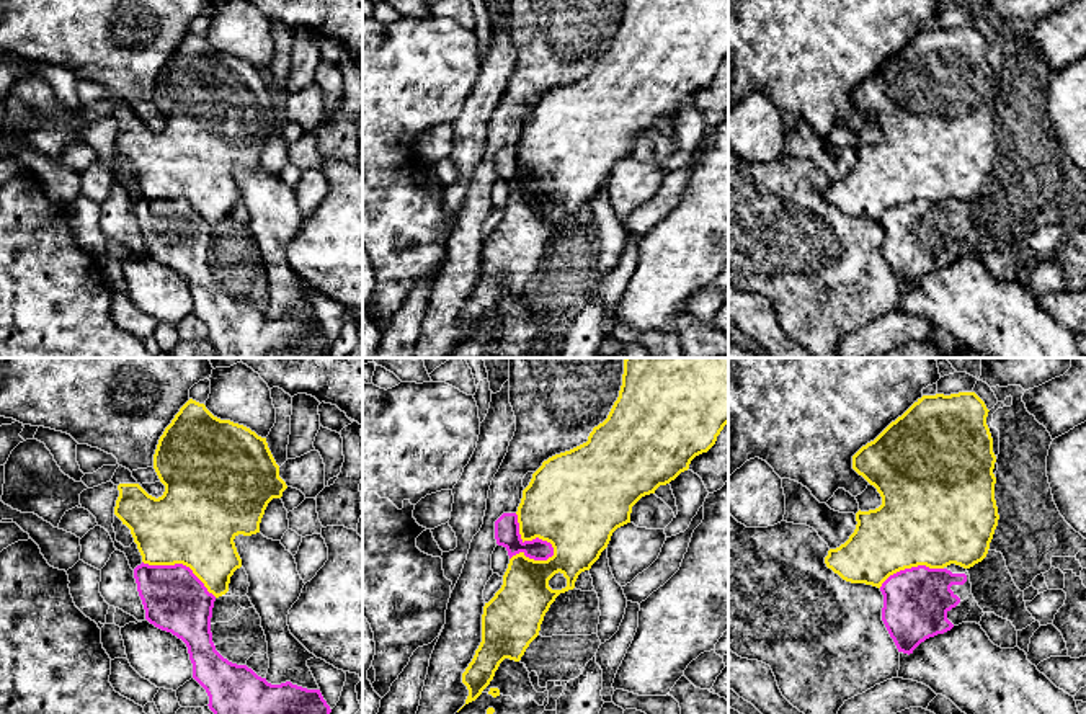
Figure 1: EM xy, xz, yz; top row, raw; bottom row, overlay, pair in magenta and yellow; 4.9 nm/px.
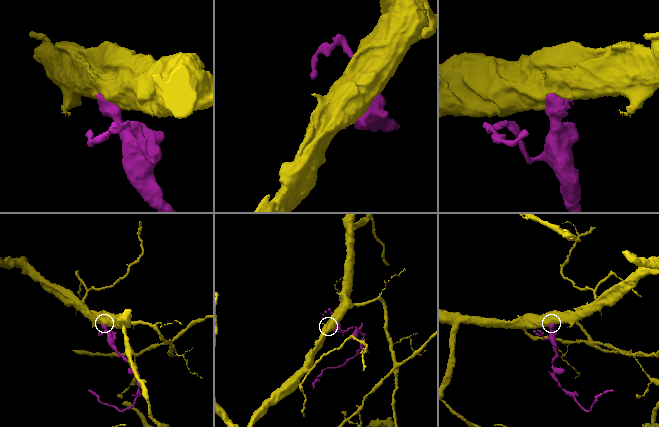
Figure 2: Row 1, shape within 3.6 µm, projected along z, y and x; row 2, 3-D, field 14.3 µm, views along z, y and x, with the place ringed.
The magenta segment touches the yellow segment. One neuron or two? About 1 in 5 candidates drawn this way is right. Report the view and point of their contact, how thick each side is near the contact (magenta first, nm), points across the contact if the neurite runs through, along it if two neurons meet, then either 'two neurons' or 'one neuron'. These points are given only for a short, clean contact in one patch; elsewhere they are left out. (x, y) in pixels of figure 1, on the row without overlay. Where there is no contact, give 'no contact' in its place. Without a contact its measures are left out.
xz (533, 174) | 130/420 nm | two neurons

